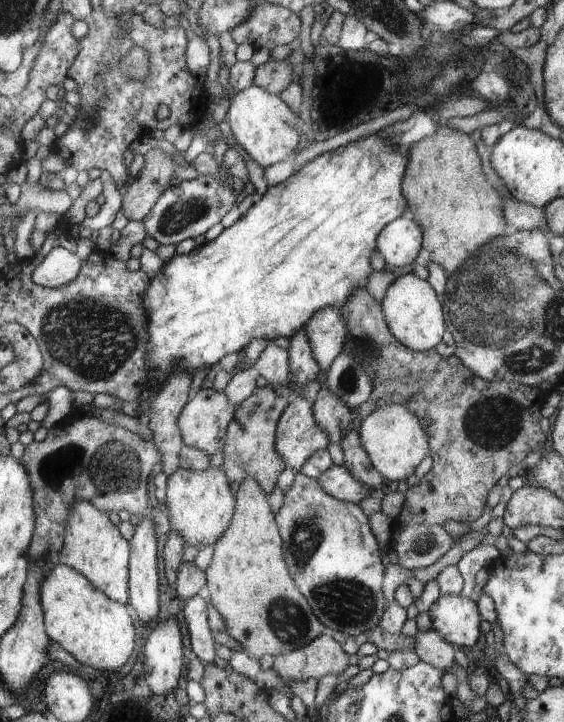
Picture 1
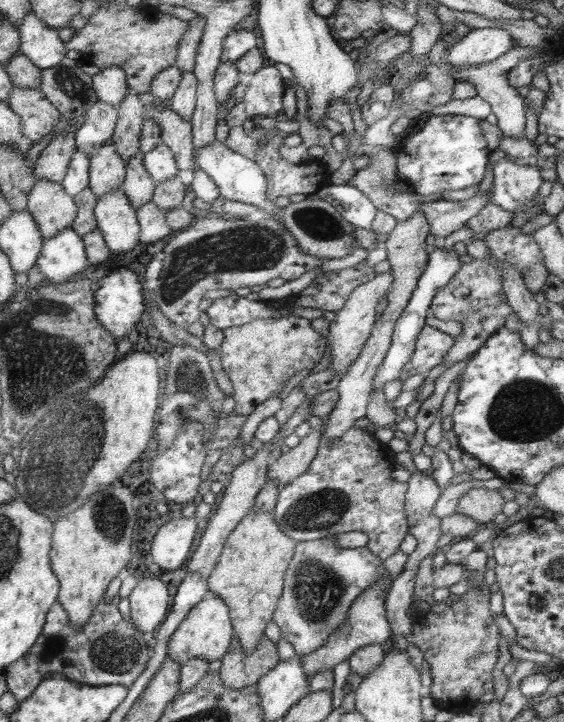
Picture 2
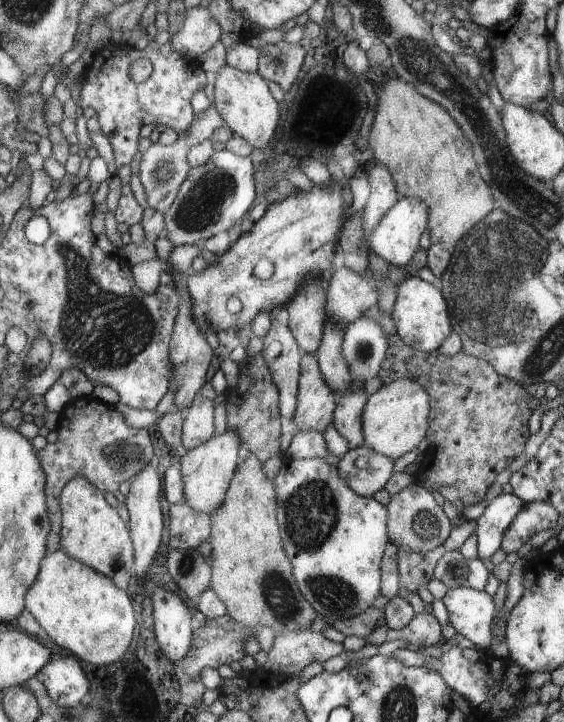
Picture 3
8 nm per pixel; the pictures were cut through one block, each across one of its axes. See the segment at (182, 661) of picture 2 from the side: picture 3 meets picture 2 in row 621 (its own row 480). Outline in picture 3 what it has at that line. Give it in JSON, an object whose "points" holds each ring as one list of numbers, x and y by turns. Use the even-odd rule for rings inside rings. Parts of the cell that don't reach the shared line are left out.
{"points":[[228,429,223,434,214,435,205,444,181,454,181,472,185,489,185,500,188,506,193,510,208,513,209,515,215,509,220,508,225,500,225,495,232,484,234,474,237,473,237,467,240,465,240,447,241,438,237,431]]}

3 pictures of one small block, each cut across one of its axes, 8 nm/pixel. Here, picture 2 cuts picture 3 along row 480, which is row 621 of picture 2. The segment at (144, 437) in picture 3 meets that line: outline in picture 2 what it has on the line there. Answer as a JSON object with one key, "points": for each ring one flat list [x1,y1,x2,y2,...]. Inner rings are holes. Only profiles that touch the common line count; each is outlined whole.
{"points":[[102,600,93,610,89,624,78,627,74,626,68,611,58,601,48,614,41,637,22,659,5,669,3,677,18,704,29,699,42,679,52,673,89,685,122,684,129,688,149,667,150,652,138,626,132,620,124,621,114,603]]}

